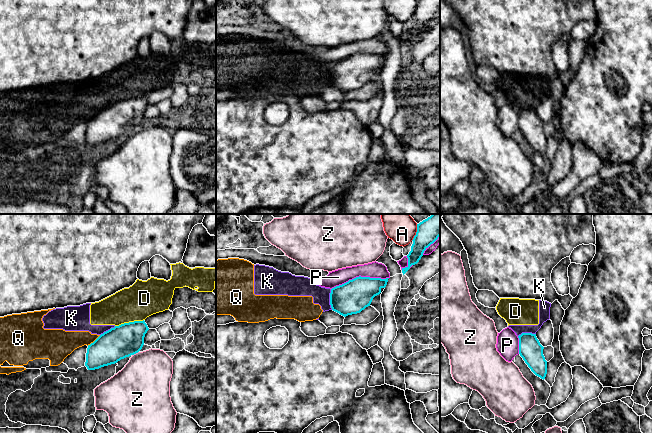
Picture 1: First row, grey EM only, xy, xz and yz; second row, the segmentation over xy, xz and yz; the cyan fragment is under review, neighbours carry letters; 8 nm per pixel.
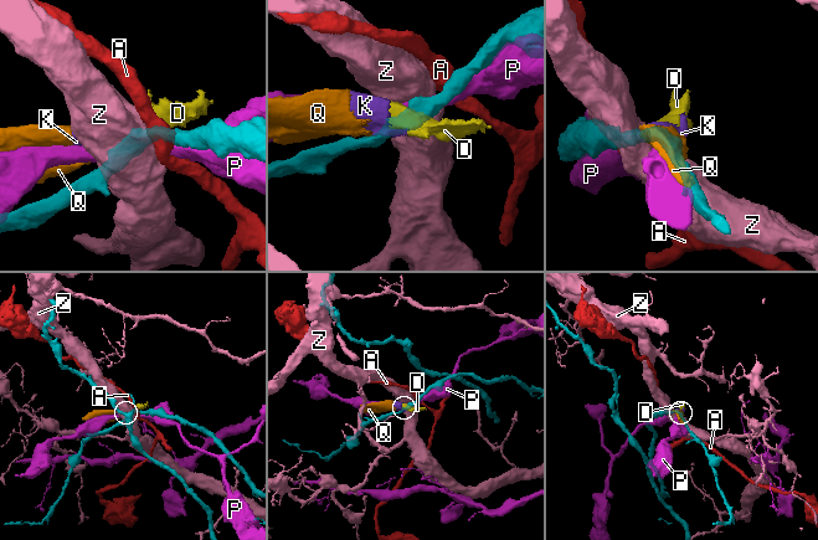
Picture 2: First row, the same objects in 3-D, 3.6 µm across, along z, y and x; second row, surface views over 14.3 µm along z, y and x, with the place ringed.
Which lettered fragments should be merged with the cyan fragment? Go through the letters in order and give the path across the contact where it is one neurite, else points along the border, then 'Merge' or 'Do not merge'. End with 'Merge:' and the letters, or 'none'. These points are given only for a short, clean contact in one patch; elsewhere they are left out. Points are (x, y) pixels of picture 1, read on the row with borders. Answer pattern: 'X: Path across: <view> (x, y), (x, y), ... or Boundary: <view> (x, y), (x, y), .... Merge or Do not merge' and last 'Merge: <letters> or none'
A: Boundary: xz (417, 224), (417, 230), (411, 240). Do not merge
D: Boundary: xy (143, 319), (124, 322), (115, 326). Do not merge
K: Boundary: xz (330, 289), (330, 307), (332, 309). Do not merge
P: Do not merge
Q: Boundary: xy (100, 335), (87, 345). Do not merge
Z: Boundary: xy (138, 351), (132, 355). Do not merge
Merge: none

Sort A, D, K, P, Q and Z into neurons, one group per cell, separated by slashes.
A / D K Q / P / Z

